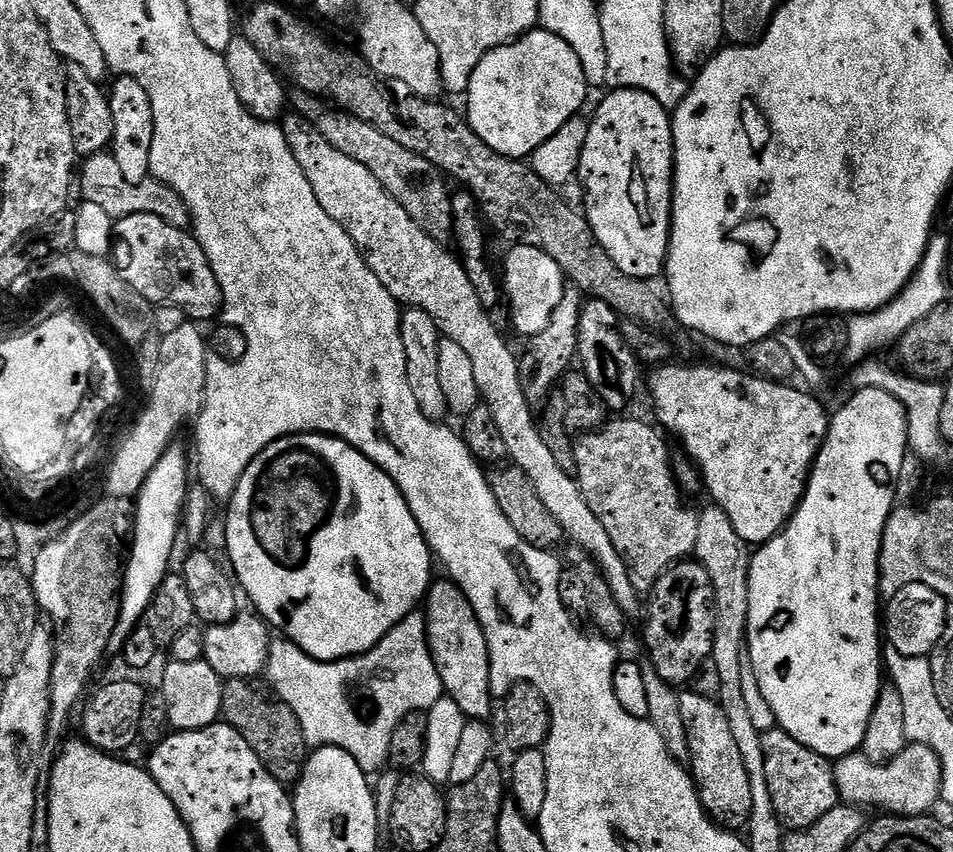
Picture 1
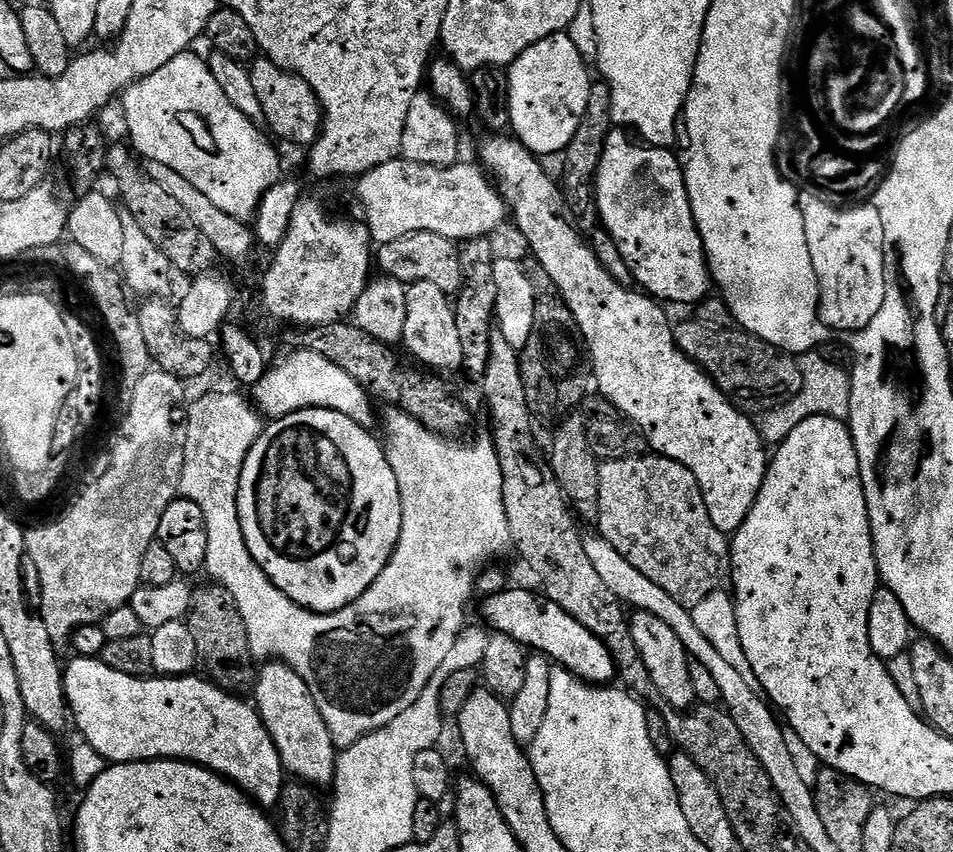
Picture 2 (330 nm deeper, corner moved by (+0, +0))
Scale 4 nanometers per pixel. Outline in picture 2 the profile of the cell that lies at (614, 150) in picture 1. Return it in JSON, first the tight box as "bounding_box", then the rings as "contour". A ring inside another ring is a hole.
{"bounding_box":[596,130,710,304],"contour":[[[613,130],[608,135],[602,162],[598,166],[596,205],[600,211],[599,223],[608,231],[610,238],[618,242],[618,250],[622,250],[622,258],[626,258],[630,266],[633,281],[647,295],[660,302],[669,300],[672,304],[696,304],[707,294],[708,284],[710,288],[710,269],[700,231],[694,222],[682,160],[674,153],[672,148],[654,148],[643,143],[627,131]]]}

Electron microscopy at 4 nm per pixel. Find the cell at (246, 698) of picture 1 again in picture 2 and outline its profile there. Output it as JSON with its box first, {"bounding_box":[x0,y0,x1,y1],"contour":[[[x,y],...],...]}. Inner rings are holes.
{"bounding_box":[186,582,258,694],"contour":[[[219,582],[209,583],[209,588],[204,588],[192,597],[192,608],[188,611],[186,622],[190,626],[190,634],[194,634],[194,646],[198,646],[198,664],[211,680],[220,688],[233,694],[248,694],[255,689],[258,675],[257,665],[252,659],[250,638],[246,634],[246,622],[242,622],[242,614],[238,610],[238,602],[224,589]]]}

